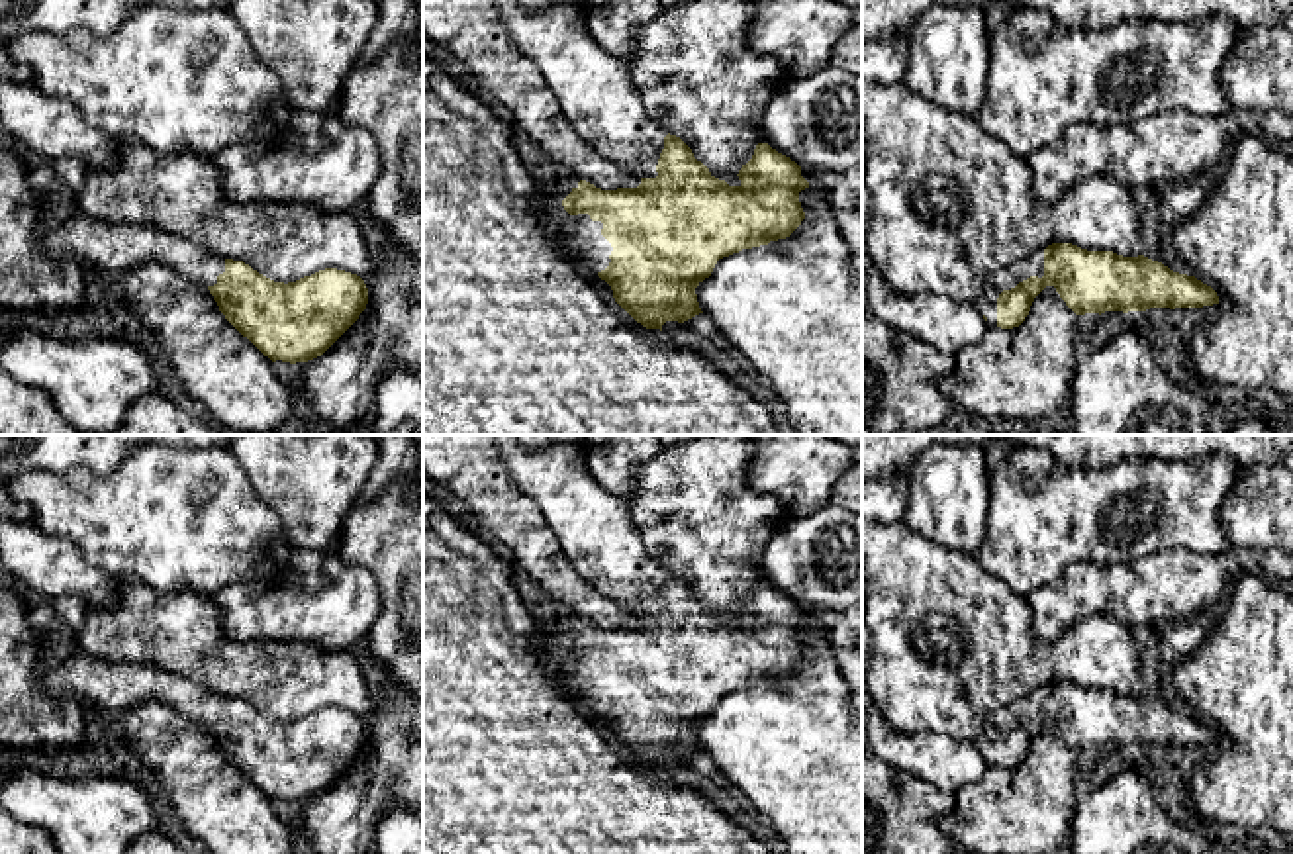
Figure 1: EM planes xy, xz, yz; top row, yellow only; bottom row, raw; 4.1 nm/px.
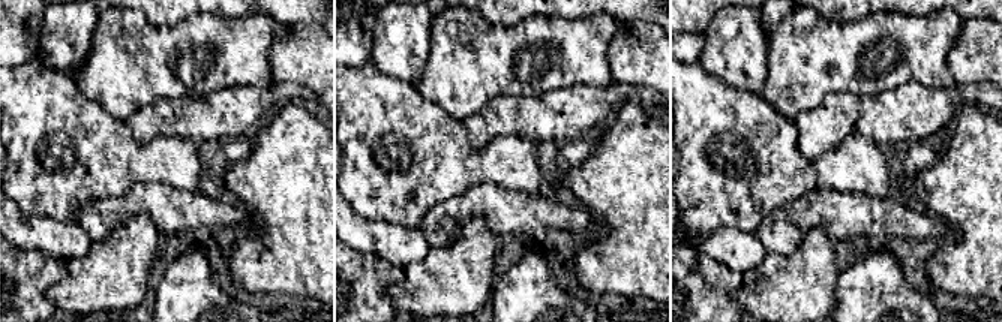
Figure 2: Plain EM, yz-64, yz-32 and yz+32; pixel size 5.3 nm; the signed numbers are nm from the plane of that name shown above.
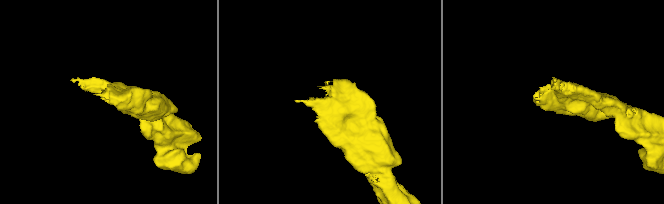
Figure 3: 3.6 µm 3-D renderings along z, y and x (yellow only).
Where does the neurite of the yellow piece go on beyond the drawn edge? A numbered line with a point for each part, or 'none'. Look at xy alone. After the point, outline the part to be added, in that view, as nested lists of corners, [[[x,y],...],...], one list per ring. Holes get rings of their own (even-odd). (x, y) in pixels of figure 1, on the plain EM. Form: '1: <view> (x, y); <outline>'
1: xy (112, 686); [[[82,650],[51,668],[41,686],[51,695],[78,697],[118,713],[159,701],[204,727],[217,723],[217,715],[225,711],[225,695],[178,674],[143,664],[116,664]]]

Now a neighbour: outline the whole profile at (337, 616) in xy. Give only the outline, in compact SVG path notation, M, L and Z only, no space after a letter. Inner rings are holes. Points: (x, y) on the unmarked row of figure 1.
M329 546L323 562L329 584L304 590L296 578L282 570L270 578L237 582L214 595L204 595L217 611L219 631L229 640L286 639L311 642L321 650L353 650L366 639L382 611L376 576L355 564L345 564Z

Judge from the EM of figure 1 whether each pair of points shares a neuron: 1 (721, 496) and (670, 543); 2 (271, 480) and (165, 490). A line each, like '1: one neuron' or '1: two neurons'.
1: one neuron
2: two neurons

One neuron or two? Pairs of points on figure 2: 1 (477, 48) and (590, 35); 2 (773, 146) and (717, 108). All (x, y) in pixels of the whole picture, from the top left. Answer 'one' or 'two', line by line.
1: one
2: one

